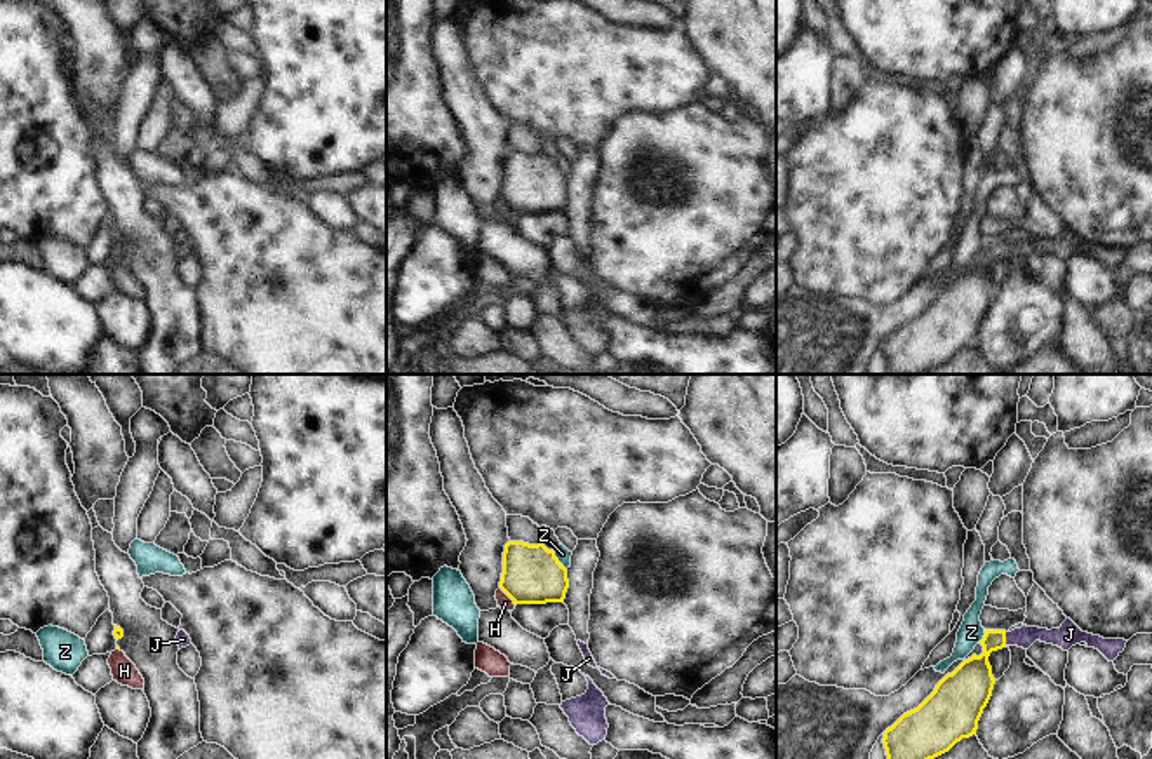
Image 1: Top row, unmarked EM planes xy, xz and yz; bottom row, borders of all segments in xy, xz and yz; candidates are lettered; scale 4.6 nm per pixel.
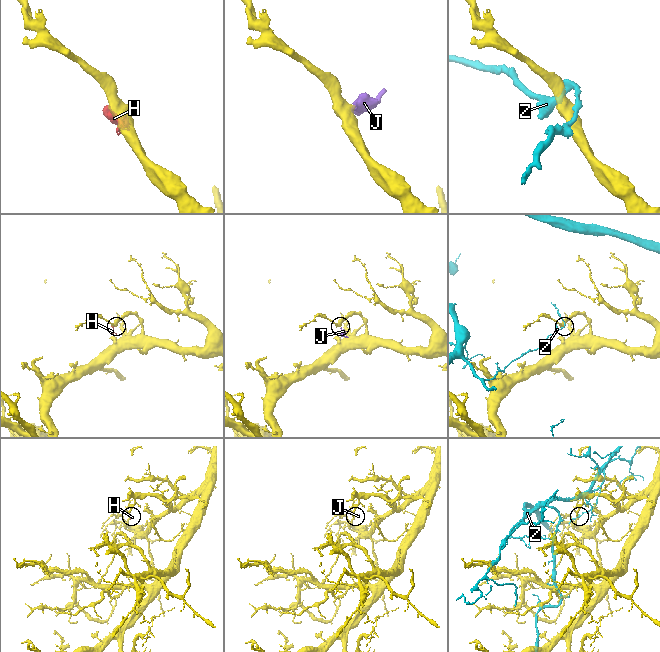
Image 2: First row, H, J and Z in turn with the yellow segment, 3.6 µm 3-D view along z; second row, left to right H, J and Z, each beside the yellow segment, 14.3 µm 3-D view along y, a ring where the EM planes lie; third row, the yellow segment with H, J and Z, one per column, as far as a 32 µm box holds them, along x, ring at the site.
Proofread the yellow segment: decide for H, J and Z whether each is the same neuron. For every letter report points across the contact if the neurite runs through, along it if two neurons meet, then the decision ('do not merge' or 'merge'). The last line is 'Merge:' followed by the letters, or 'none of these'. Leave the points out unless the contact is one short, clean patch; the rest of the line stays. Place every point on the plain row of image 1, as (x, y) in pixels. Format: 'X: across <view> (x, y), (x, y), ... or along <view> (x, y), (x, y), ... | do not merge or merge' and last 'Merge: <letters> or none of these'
H: along xz (500, 197), (515, 214) | do not merge
J: across yz (971, 291), (984, 265), (1004, 249), (1024, 248) | merge
Z: do not merge
Merge: J

